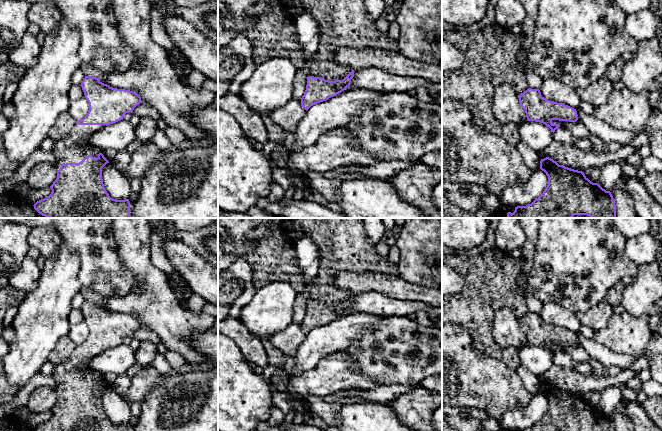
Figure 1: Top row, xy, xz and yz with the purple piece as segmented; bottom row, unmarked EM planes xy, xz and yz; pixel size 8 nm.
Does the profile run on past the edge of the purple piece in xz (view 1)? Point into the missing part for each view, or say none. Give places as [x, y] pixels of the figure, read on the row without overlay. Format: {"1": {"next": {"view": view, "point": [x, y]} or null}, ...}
{"1": {"next": null}}

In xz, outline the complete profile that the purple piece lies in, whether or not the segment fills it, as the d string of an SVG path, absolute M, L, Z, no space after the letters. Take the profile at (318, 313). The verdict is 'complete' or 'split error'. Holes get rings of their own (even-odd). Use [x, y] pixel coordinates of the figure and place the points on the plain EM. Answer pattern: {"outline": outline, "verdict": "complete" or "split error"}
{"outline": "M354 294L343 304L329 305L324 302L309 300L304 319L301 322L301 330L307 334L311 330L326 325L331 321L344 315L351 308L354 301Z", "verdict": "complete"}

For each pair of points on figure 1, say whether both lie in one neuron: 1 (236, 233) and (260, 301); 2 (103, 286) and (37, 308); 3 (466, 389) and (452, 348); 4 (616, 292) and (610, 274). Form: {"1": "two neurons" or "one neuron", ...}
{"1": "two neurons", "2": "two neurons", "3": "one neuron", "4": "two neurons"}

